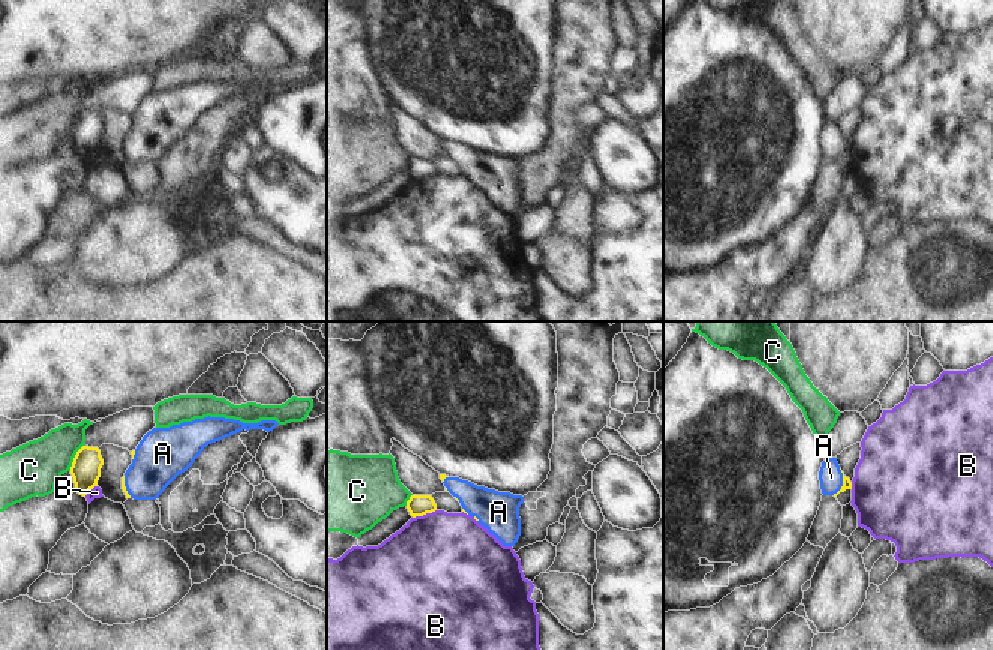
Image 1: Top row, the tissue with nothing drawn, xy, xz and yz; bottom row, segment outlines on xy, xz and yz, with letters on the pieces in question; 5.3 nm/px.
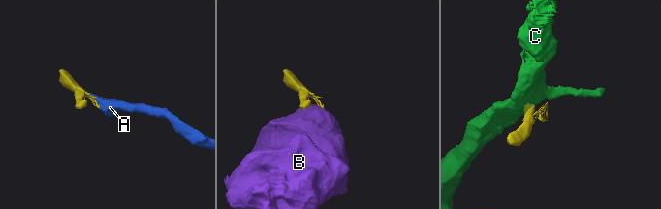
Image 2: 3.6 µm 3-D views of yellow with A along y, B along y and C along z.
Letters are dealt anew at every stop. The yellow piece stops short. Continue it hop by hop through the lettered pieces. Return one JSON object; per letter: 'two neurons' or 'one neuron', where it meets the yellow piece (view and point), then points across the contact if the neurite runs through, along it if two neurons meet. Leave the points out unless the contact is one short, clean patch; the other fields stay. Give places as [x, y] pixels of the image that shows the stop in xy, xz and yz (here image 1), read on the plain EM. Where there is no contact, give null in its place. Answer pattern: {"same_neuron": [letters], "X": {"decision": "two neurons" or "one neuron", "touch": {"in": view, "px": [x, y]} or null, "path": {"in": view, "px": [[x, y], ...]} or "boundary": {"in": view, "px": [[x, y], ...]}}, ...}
{"same_neuron": ["A"], "A": {"decision": "one neuron", "touch": {"in": "yz", "px": [843, 146]}, "path": {"in": "yz", "px": [[846, 146], [843, 146], [836, 146], [831, 141]]}}, "B": {"decision": "two neurons", "touch": {"in": "xz", "px": [423, 177]}}, "C": {"decision": "two neurons", "touch": {"in": "xy", "px": [74, 122]}}}

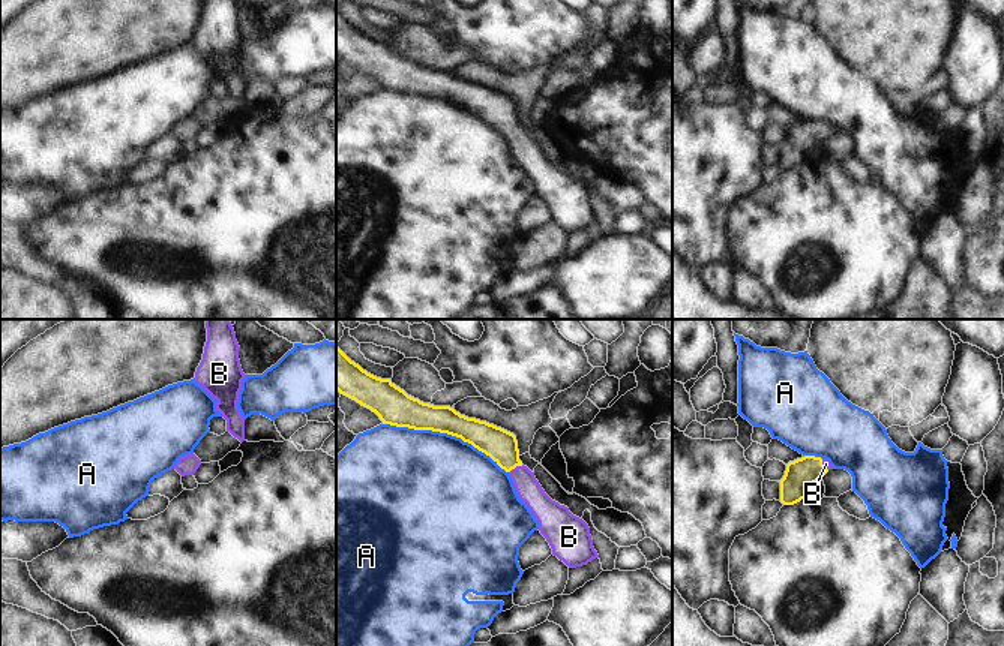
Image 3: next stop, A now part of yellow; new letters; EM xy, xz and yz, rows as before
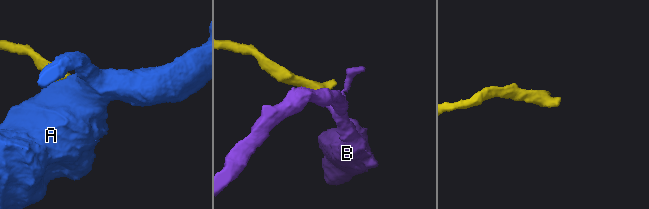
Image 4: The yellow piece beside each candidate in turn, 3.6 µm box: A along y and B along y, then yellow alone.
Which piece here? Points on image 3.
{"same_neuron": ["B"], "A": {"decision": "two neurons", "touch": {"in": "xz", "px": [446, 96]}}, "B": {"decision": "one neuron", "touch": {"in": "xz", "px": [515, 131]}, "path": {"in": "xz", "px": [[502, 110], [508, 123], [515, 131], [526, 149]]}}}

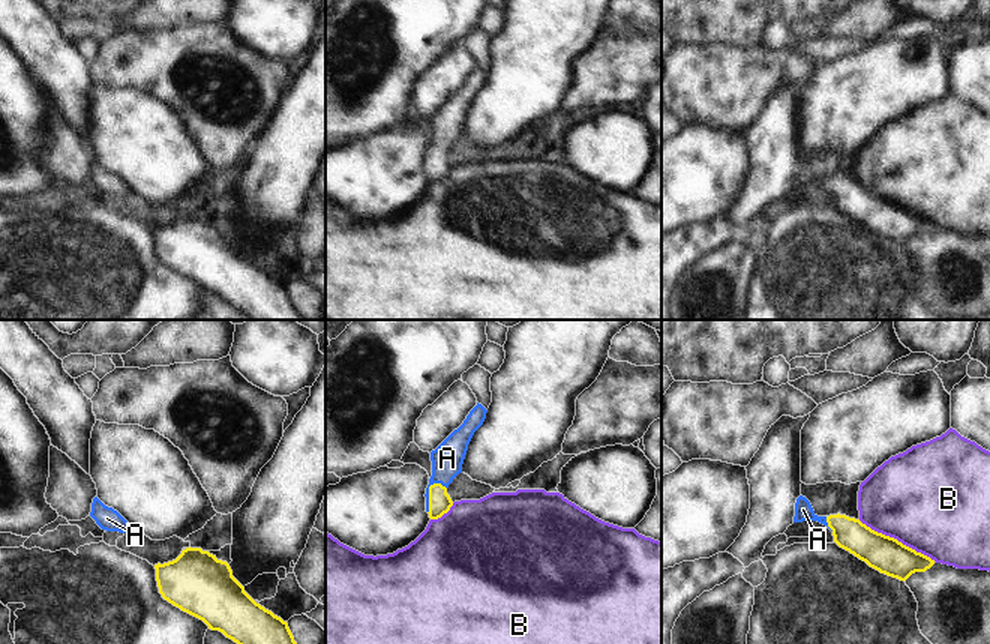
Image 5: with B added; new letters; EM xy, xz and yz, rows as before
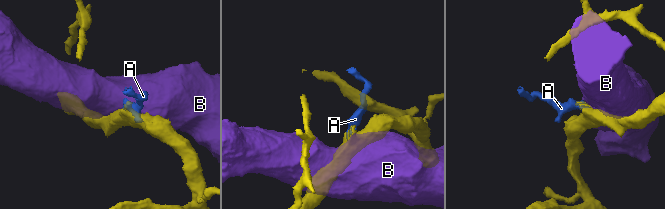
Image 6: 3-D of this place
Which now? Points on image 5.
{"same_neuron": ["A"], "A": {"decision": "one neuron", "touch": {"in": "xz", "px": [429, 158]}, "path": {"in": "xz", "px": [[440, 165], [429, 158], [447, 122]]}}, "B": {"decision": "two neurons", "touch": {"in": "yz", "px": [896, 203]}}}

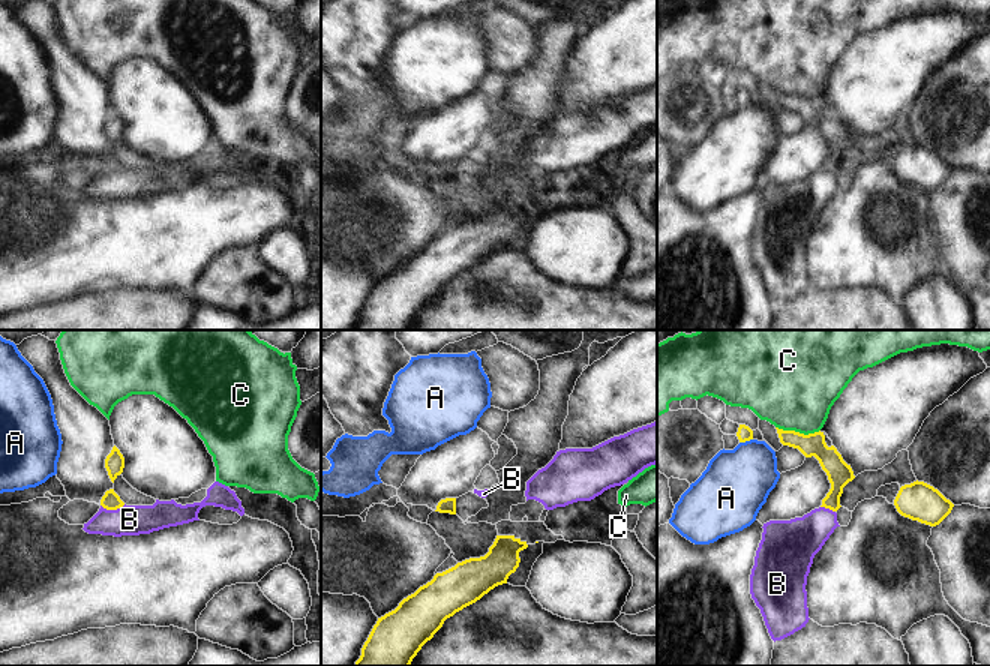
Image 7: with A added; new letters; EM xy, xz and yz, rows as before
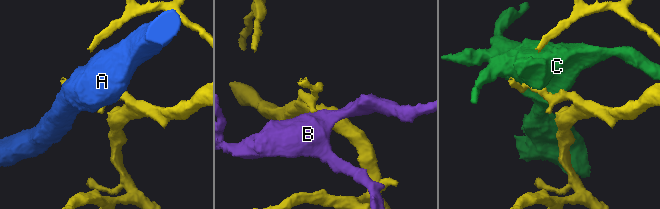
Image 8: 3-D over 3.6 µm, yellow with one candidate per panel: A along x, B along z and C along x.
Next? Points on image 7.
{"same_neuron": [], "A": {"decision": "two neurons", "touch": {"in": "yz", "px": [746, 104]}, "boundary": {"in": "yz", "px": [[752, 102], [740, 107]]}}, "B": {"decision": "two neurons", "touch": {"in": "xy", "px": [113, 173]}, "boundary": {"in": "xy", "px": [[125, 168], [116, 173], [104, 173], [101, 170]]}}, "C": {"decision": "two neurons", "touch": {"in": "yz", "px": [798, 96]}, "boundary": {"in": "yz", "px": [[776, 90], [804, 98], [819, 95]]}}}

